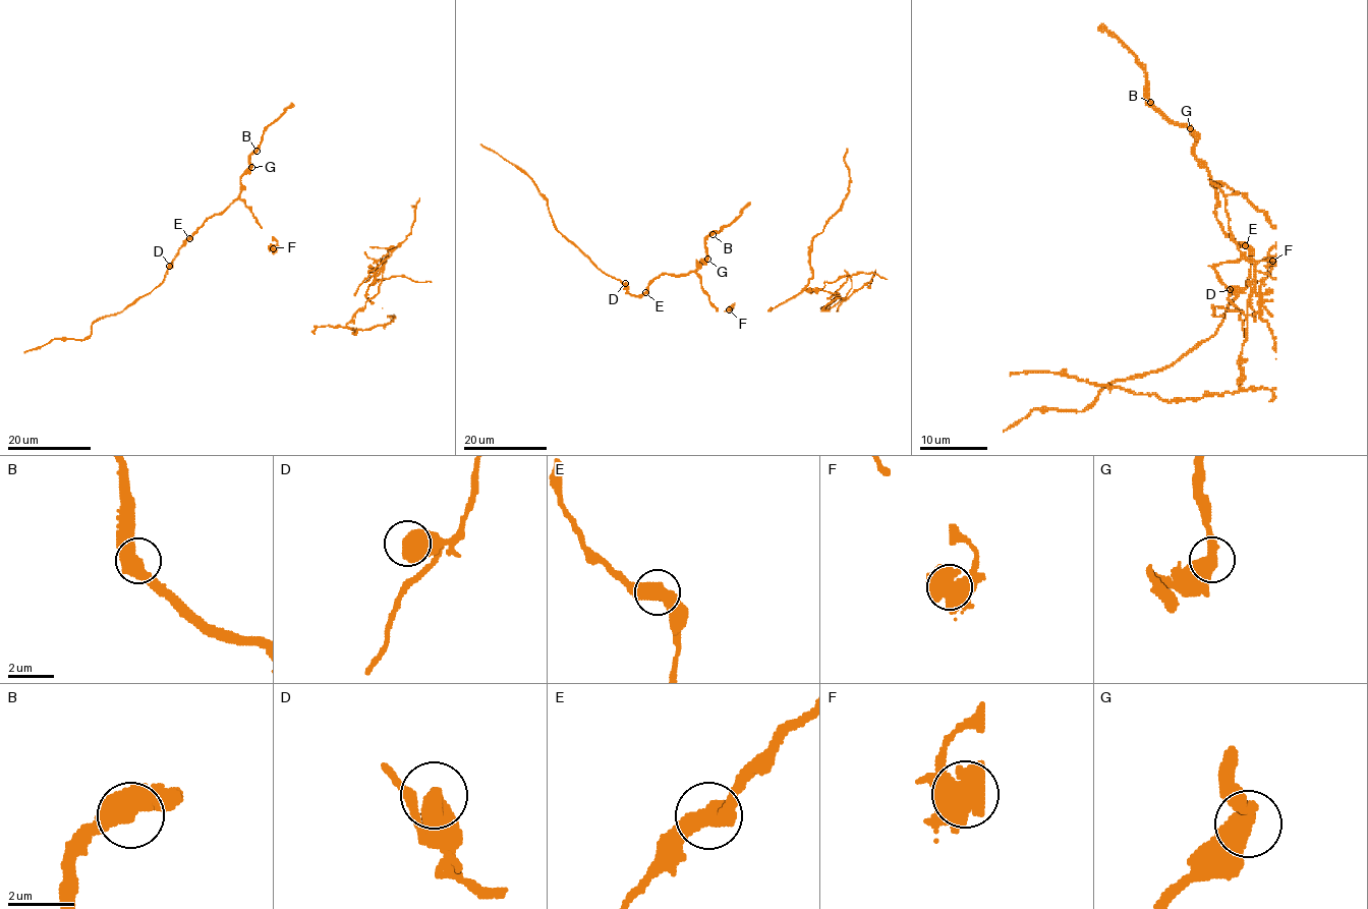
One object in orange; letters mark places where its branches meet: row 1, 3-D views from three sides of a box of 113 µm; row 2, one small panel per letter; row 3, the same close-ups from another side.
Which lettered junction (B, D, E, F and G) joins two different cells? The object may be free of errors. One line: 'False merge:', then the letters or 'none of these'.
False merge: F

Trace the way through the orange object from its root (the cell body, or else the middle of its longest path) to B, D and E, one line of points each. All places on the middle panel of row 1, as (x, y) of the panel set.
B: (705, 291), (696, 272), (696, 262), (706, 258), (705, 239), (713, 234)
D: (705, 291), (694, 272), (662, 274), (639, 295), (632, 295), (625, 283)
E: (705, 291), (700, 278), (689, 272), (662, 274), (645, 292)

